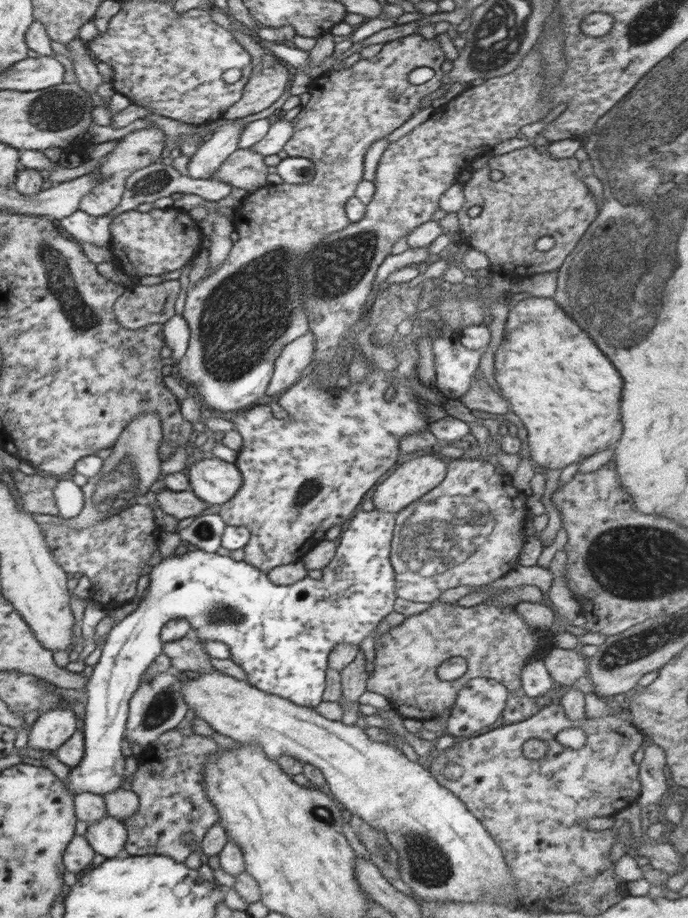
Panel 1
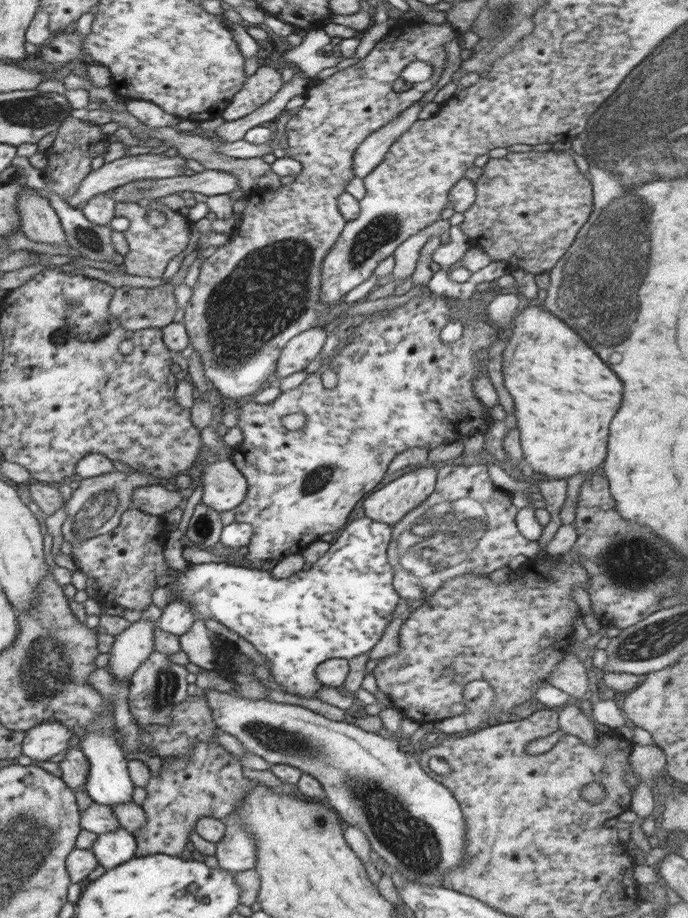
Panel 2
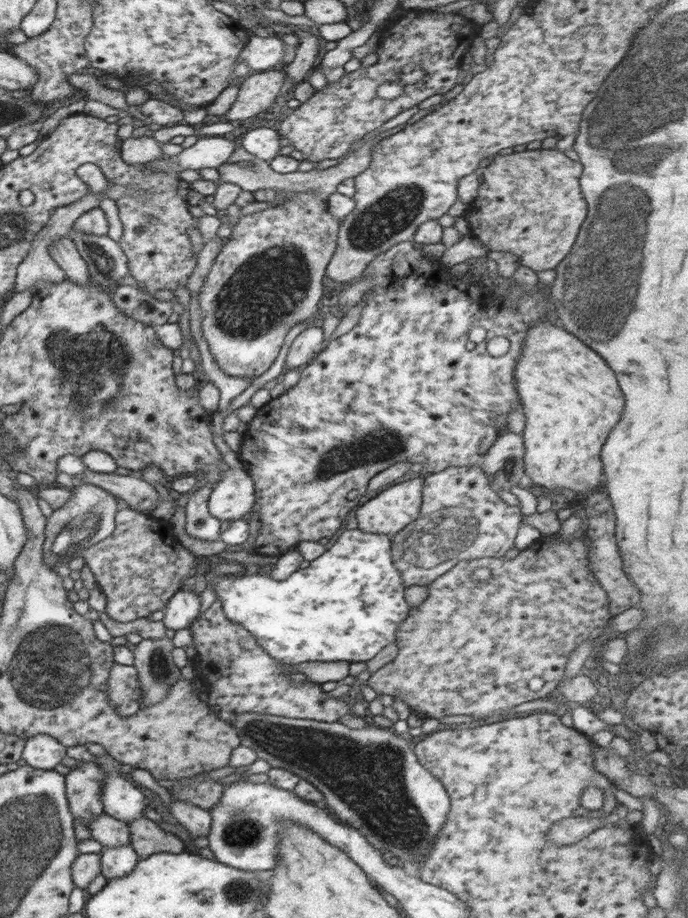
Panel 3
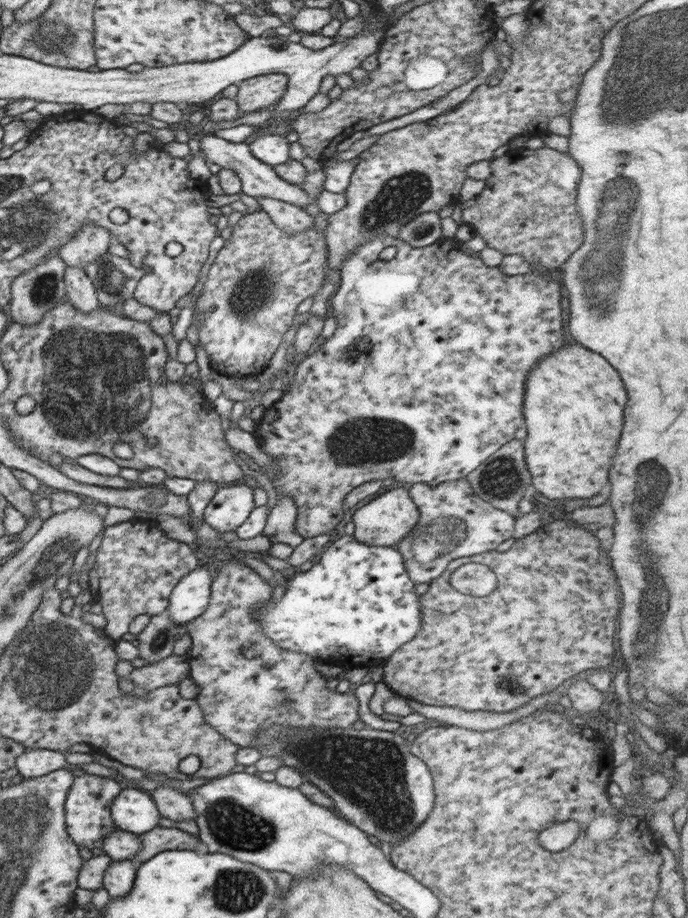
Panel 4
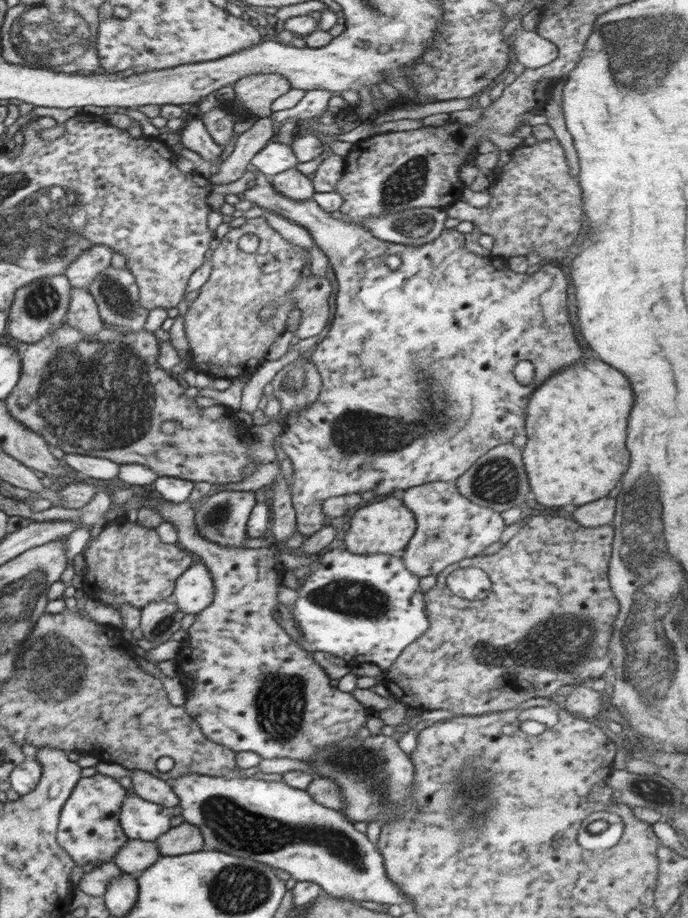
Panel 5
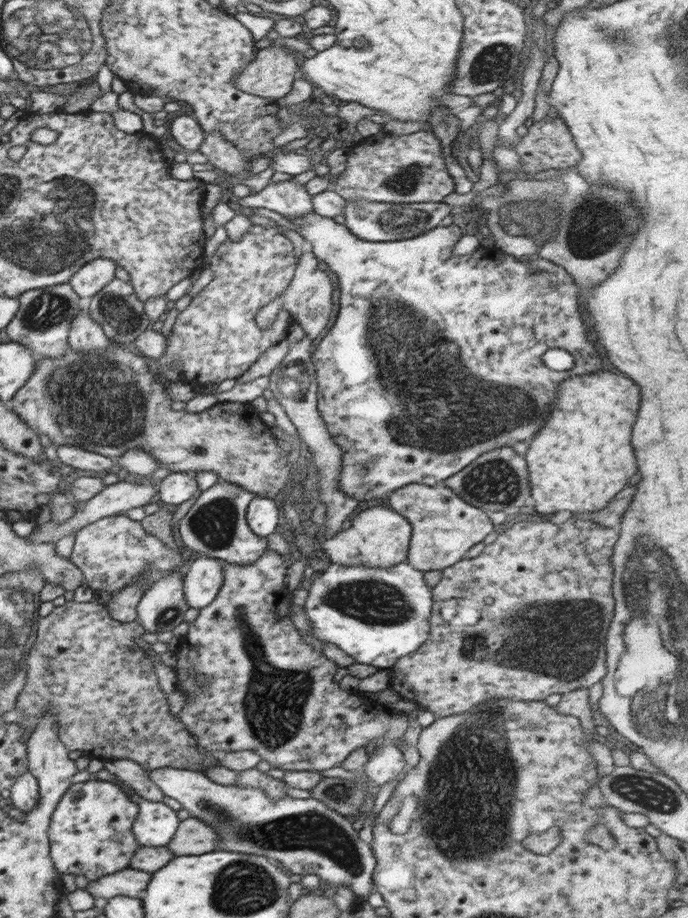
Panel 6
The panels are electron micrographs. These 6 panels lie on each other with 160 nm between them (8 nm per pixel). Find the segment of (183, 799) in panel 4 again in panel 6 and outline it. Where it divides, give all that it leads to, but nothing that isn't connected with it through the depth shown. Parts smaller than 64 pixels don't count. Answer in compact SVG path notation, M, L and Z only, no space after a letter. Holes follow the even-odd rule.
M116 759L105 761L105 769L122 783L130 786L130 789L144 800L163 802L164 793L149 779L148 772L135 761Z

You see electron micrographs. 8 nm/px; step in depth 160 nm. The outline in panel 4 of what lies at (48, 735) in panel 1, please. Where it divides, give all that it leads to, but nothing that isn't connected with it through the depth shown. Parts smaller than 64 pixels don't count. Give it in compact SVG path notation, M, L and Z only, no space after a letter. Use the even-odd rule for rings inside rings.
M28 749L18 756L15 767L20 776L36 778L69 767L65 753L48 749Z

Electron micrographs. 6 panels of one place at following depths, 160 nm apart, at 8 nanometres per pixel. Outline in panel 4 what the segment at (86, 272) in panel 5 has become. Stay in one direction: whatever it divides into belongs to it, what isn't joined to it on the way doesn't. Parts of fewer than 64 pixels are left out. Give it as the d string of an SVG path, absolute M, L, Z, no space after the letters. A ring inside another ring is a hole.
M84 224L58 254L66 266L85 270L108 253L111 237L111 232L98 224Z

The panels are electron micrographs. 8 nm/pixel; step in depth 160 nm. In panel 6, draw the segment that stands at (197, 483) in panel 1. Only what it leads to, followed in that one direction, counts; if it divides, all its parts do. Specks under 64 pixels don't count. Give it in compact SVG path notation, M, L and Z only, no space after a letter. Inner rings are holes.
M218 480L208 490L201 491L199 498L181 518L178 532L182 542L193 552L232 564L252 564L267 551L266 538L256 536L248 527L246 511L255 497L241 486Z

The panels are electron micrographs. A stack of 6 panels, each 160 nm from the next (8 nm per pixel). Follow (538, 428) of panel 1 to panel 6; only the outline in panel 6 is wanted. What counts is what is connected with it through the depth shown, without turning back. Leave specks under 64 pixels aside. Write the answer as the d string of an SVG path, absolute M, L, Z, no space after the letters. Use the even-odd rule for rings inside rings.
M598 372L586 376L575 375L560 383L553 402L550 420L546 420L544 428L536 434L525 457L531 486L530 502L543 515L569 510L586 516L590 512L606 508L608 502L626 488L628 480L638 470L630 438L640 406L640 388L630 378L624 378L620 374Z

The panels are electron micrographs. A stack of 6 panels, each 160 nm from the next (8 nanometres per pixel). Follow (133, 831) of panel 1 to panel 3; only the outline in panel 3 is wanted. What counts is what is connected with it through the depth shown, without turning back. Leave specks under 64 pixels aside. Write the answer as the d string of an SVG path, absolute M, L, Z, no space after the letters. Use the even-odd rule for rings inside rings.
M202 772L191 778L176 779L174 786L166 790L172 799L188 802L208 811L220 802L222 792L228 783L227 780L214 780L204 775L208 773Z

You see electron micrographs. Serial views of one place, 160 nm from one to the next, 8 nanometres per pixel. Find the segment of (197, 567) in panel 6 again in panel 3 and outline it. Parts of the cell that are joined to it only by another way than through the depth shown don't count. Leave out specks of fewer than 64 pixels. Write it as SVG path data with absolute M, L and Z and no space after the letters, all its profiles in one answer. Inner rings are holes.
M180 589L169 597L162 622L170 634L189 628L196 617L201 614L206 603L206 596L200 596L192 589Z

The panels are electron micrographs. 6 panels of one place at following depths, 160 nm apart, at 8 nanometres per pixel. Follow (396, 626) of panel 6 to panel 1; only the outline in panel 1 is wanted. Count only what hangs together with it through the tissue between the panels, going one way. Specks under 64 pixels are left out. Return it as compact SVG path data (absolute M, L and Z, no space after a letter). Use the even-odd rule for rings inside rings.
M377 508L372 511L359 511L352 519L344 525L341 532L340 544L338 544L335 555L332 560L322 568L322 577L320 579L314 579L309 576L304 577L294 584L289 584L288 586L274 584L268 577L266 573L258 570L255 566L251 564L246 564L246 561L236 561L229 556L222 556L216 552L204 552L203 550L196 549L196 551L187 551L186 549L179 549L175 551L172 555L163 558L157 558L151 563L151 569L149 572L150 584L148 587L148 593L146 597L142 599L138 608L132 611L127 617L125 617L119 623L116 623L105 636L105 645L103 646L103 651L101 653L100 659L97 664L94 665L92 674L89 677L89 681L86 683L84 688L86 694L88 695L87 705L85 708L84 716L84 728L82 728L82 733L84 733L84 744L85 744L85 754L82 761L70 770L69 780L64 783L64 788L70 796L76 796L78 793L91 793L94 795L108 795L114 791L118 791L121 788L124 775L124 766L126 763L126 758L122 755L122 741L125 740L126 736L126 726L127 726L127 714L129 711L129 702L132 695L136 692L141 682L142 674L146 672L146 669L160 654L163 653L163 642L161 641L161 630L166 622L174 619L186 619L192 628L193 637L198 638L198 640L206 643L208 640L218 640L218 642L224 642L230 648L231 656L233 656L233 661L241 666L248 675L248 683L258 690L267 692L268 694L275 694L276 696L281 696L286 700L290 700L294 704L303 707L312 707L313 709L323 701L322 695L325 691L325 676L327 669L327 660L330 652L334 650L337 644L351 643L351 644L362 644L364 638L368 638L372 632L376 631L378 624L382 622L385 616L388 616L390 612L393 611L392 606L394 606L394 601L397 598L395 593L395 572L391 566L391 560L389 559L389 552L391 551L391 541L393 538L393 526L396 520L397 514L394 512L382 512Z

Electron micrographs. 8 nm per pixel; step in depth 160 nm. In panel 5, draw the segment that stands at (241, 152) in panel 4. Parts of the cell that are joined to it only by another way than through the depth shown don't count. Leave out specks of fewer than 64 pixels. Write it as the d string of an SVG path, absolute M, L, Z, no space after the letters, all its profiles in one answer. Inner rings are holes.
M199 116L185 118L184 125L179 130L184 148L197 152L202 160L216 161L222 154L223 147L212 140ZM254 168L256 178L248 183L249 191L245 198L258 206L277 212L280 216L299 224L309 230L310 236L328 257L329 266L336 273L338 294L336 294L336 314L328 335L320 341L310 360L315 364L322 380L321 392L313 404L306 405L298 414L291 414L282 421L283 432L280 433L282 452L292 463L291 504L296 515L297 530L308 538L324 527L325 514L322 512L324 500L346 494L356 494L373 490L376 496L402 492L421 484L454 482L462 476L485 452L500 444L508 444L526 424L526 411L531 394L558 370L584 360L584 352L578 346L574 330L568 317L568 278L566 274L549 264L543 263L529 272L516 274L508 268L507 259L502 256L482 258L465 249L464 233L454 229L444 229L436 240L422 245L394 244L376 238L367 228L344 219L333 218L313 198L308 200L290 200L273 189L270 177ZM396 255L402 263L396 270L390 270L386 264L389 256ZM520 360L529 360L534 366L532 383L522 385L517 382L513 371Z

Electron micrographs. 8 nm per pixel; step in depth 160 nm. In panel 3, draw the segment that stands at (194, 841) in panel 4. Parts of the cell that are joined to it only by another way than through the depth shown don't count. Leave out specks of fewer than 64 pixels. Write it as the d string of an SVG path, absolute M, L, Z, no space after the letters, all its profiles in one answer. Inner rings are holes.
M142 817L133 822L128 822L131 845L140 859L158 852L182 854L186 849L184 841L172 833L167 833L154 821Z

